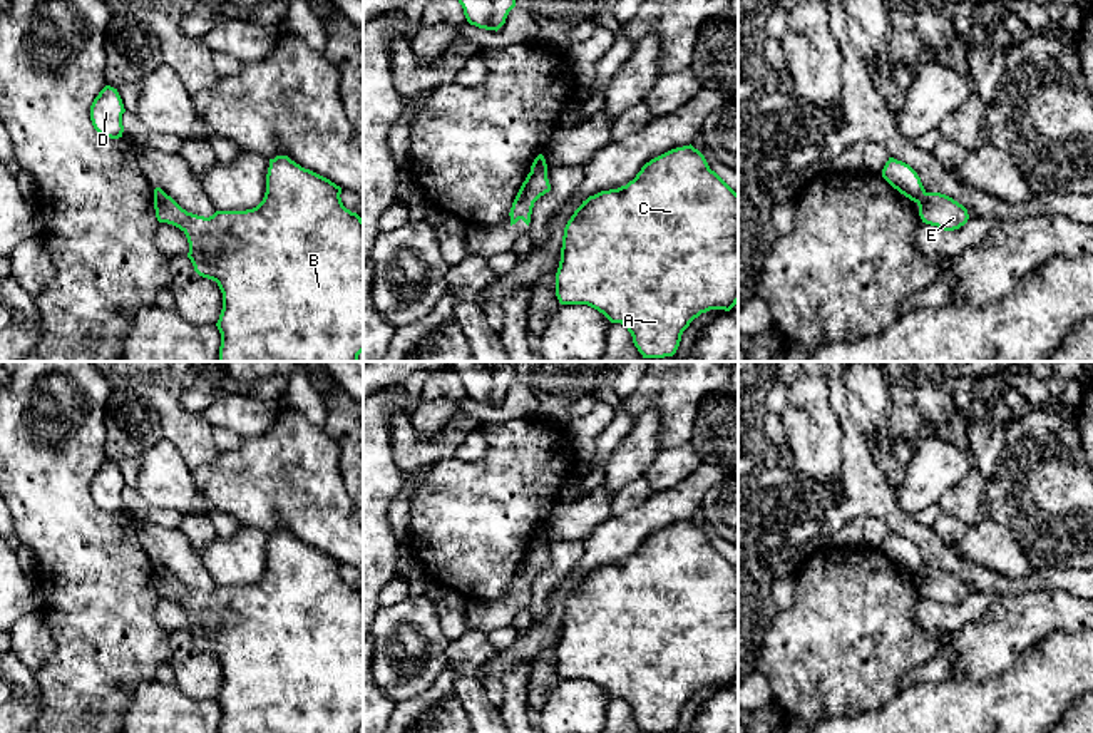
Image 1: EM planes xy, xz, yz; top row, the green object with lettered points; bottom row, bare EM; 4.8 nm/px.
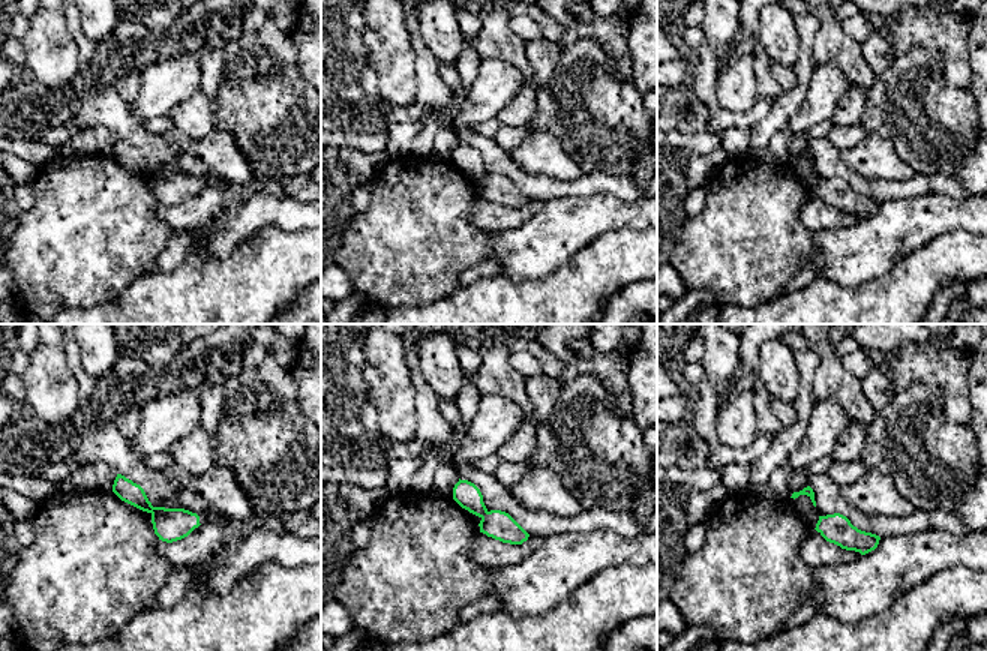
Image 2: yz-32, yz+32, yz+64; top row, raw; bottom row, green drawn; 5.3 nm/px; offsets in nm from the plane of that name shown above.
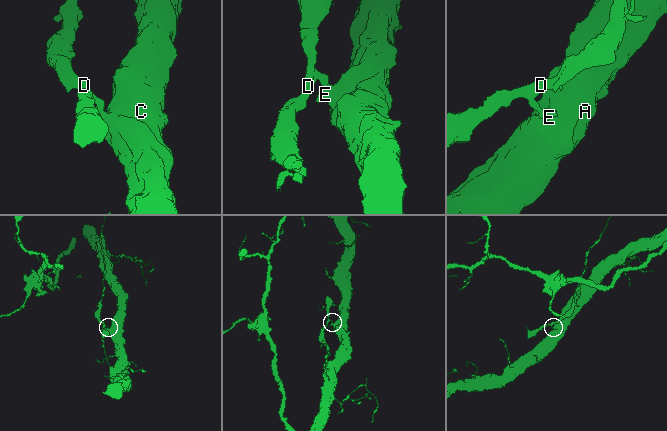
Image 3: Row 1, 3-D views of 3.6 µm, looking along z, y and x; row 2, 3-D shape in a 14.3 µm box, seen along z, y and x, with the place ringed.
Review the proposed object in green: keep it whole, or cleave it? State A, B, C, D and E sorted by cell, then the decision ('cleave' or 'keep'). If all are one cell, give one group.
A B C E / D; cleave

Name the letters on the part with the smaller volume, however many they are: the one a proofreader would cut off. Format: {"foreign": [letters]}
{"foreign": ["D"]}

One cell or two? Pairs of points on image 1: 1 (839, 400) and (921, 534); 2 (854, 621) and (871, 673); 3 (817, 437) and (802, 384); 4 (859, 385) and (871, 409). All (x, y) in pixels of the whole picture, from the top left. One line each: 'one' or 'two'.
1: one
2: one
3: one
4: one

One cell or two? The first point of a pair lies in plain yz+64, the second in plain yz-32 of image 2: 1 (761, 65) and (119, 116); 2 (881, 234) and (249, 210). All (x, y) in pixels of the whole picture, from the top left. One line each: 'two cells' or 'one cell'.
1: one cell
2: one cell

